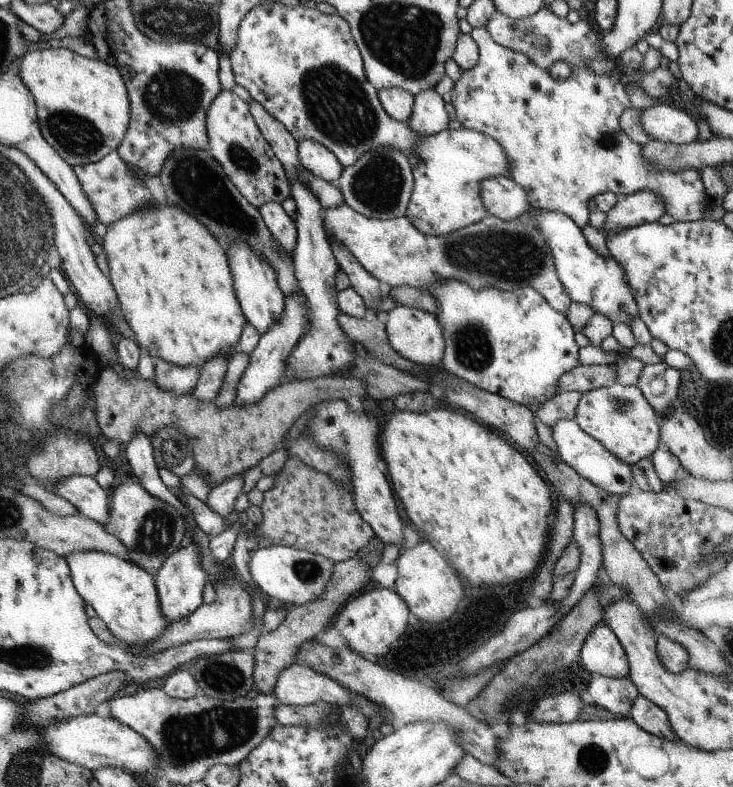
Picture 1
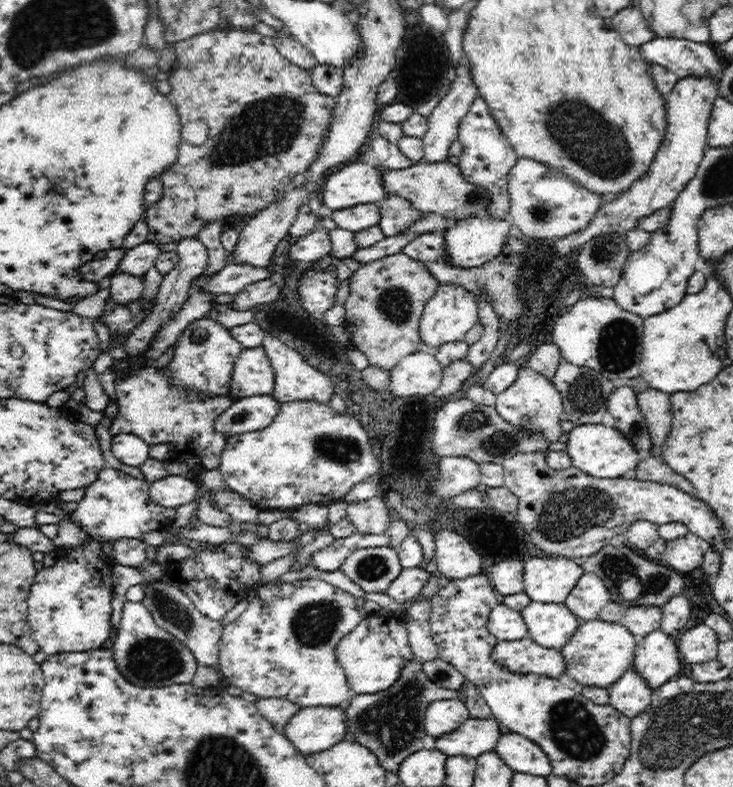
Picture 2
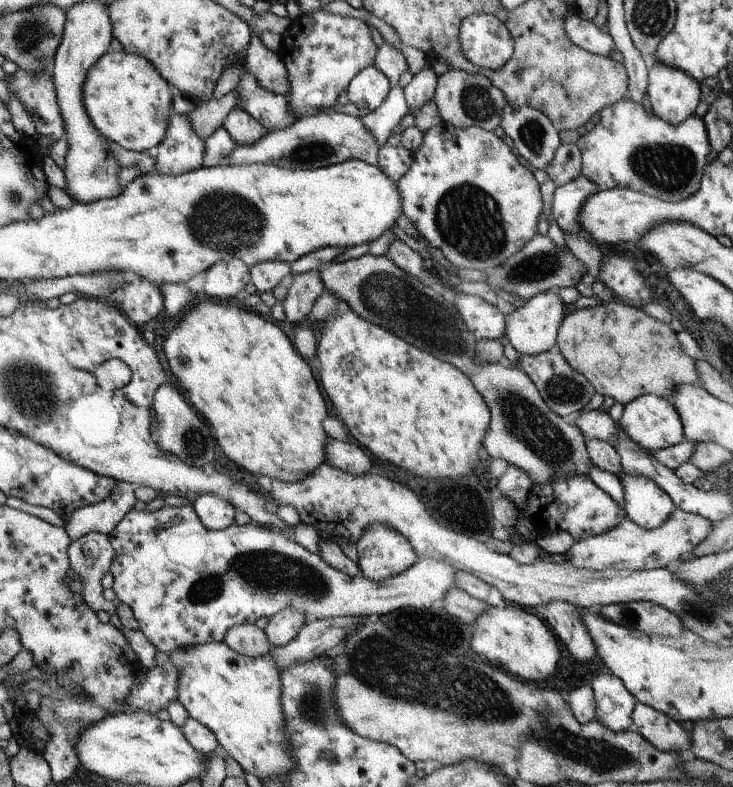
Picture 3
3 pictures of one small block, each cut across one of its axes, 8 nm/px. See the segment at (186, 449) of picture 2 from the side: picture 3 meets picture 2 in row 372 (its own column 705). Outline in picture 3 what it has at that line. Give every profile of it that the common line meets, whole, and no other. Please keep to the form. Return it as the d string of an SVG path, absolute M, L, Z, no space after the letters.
M629 97L605 106L596 116L594 128L581 136L576 145L581 152L581 174L599 190L625 188L671 203L683 201L698 190L713 149L702 117L694 114L680 124L672 124L647 112L642 103Z

